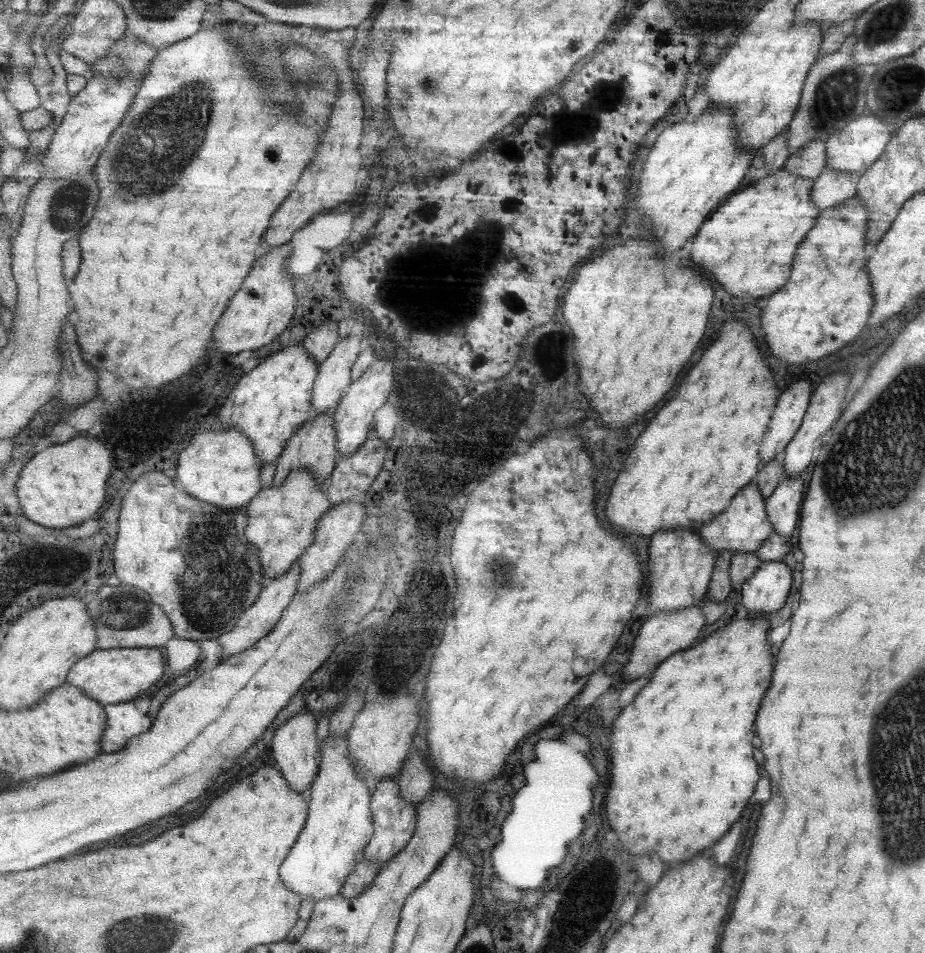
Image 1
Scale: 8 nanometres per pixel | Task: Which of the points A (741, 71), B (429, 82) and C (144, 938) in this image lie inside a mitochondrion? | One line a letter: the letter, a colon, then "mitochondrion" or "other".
A: other
B: mitochondrion
C: mitochondrion

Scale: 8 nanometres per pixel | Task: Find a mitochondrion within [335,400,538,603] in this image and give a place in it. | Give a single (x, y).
(499, 573)

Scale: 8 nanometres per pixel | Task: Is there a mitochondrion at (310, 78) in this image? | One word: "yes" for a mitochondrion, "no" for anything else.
no

